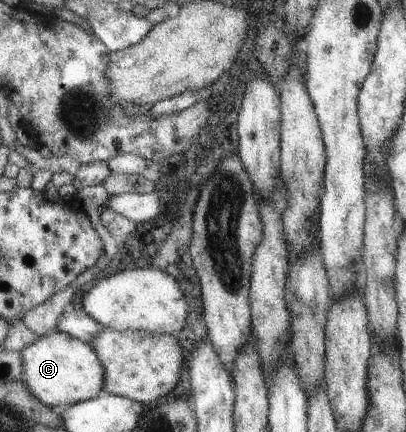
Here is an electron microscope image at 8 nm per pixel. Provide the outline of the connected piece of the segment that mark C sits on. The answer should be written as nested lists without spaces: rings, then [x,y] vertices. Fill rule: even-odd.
[[[52,330],[39,336],[37,341],[25,345],[19,351],[19,359],[21,373],[17,380],[23,383],[23,387],[27,387],[33,399],[51,409],[58,410],[71,403],[101,395],[101,363],[97,361],[97,355],[87,342],[83,343],[79,339],[69,337],[67,333]]]

